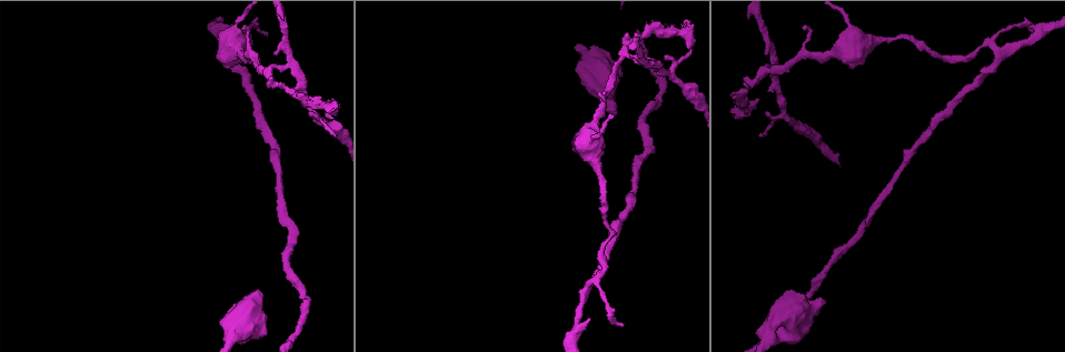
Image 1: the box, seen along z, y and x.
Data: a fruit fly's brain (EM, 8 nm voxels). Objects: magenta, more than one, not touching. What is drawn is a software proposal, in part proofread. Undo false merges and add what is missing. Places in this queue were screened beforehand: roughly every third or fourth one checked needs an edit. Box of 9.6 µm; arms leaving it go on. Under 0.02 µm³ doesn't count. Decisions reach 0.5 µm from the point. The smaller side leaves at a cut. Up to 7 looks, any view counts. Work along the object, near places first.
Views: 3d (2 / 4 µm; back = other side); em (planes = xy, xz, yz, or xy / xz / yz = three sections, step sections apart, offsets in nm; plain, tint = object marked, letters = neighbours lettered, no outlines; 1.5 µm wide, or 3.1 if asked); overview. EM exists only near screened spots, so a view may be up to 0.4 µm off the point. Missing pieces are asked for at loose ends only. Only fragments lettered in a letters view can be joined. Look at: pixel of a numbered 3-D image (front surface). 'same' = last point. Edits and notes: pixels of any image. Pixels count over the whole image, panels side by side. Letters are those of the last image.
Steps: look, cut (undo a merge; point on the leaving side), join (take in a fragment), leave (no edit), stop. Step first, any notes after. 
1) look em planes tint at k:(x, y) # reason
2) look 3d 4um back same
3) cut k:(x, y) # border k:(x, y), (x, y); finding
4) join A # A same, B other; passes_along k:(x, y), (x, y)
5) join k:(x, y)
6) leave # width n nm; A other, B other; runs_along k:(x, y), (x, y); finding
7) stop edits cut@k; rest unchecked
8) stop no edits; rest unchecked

look em yz step 4 tint at 1:(240, 55) # sudden change in width

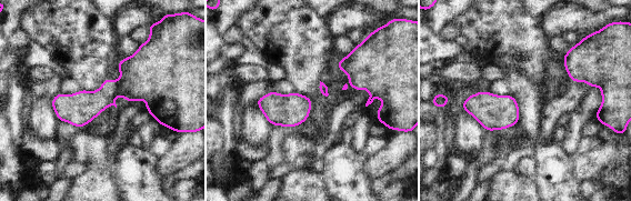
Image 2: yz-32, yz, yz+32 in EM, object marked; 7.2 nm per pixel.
look em planes letters same # another direction

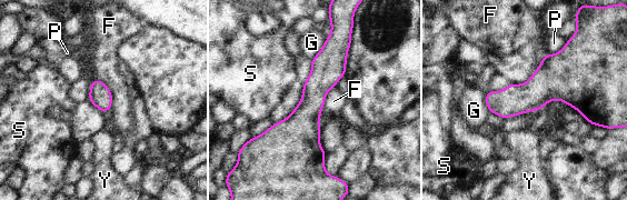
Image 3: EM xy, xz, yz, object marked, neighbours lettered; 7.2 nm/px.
leave # F other, G other, P other, S other, Y other; continuous, no second neuron

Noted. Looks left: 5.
look em planes tint at 1:(622, 55)

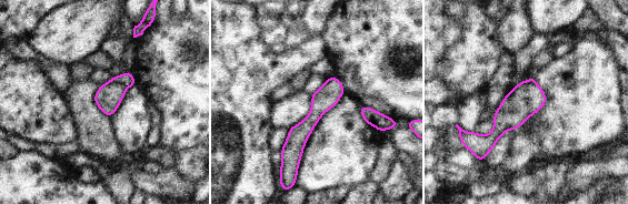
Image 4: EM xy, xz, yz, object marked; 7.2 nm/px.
look em planes letters same

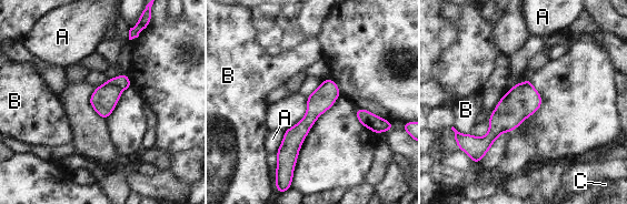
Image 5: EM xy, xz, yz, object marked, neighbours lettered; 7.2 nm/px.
cut 5:(122, 82) # width 170 nm; A other, B other, C other; border 5:(106, 82), (116, 85), (121, 91); a second neuron is stuck on

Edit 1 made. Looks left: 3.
look em planes plain at 1:(615, 113) # thick end

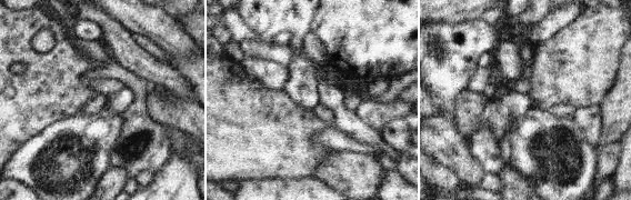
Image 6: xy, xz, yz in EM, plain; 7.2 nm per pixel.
look em planes letters same

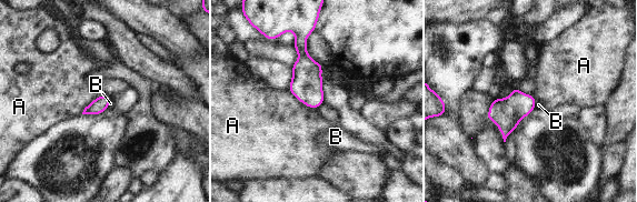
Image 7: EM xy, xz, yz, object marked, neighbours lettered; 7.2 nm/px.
leave # A other, B other; none of them fits

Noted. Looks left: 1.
stop edits cut@5; rest unchecked

